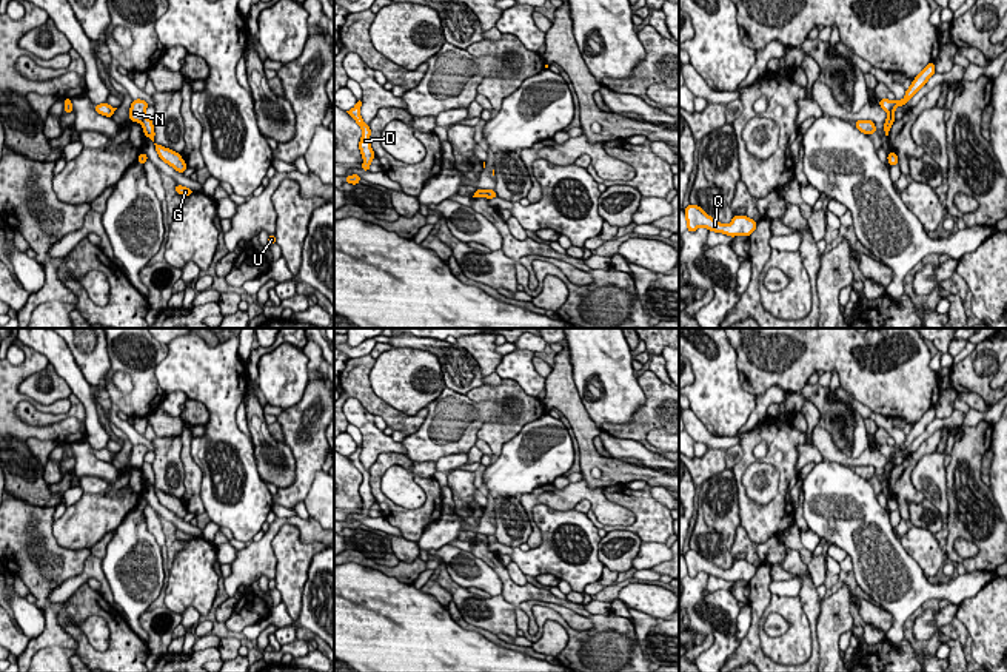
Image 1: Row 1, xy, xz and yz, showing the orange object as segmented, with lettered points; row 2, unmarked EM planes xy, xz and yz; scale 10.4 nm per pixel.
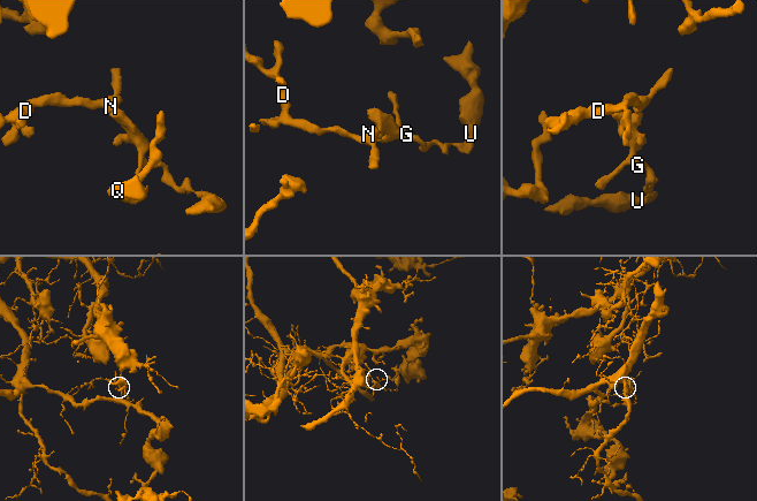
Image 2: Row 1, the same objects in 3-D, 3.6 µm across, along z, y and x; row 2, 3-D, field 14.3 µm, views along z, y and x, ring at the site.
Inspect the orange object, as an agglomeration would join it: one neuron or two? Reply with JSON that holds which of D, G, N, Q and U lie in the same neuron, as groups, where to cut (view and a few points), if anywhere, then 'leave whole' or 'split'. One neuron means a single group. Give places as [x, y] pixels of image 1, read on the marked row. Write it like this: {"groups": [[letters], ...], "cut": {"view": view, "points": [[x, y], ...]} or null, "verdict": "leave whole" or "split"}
{"groups": [["D", "N", "Q"], ["G", "U"]], "cut": {"view": "xy", "points": [[145, 117], [140, 122]]}, "verdict": "split"}

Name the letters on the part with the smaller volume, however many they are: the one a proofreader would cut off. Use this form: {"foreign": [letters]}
{"foreign": ["G", "U"]}

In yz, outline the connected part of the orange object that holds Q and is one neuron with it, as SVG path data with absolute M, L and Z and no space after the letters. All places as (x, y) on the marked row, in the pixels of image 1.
M690 203L685 210L687 230L694 233L699 227L705 227L707 230L724 233L727 236L747 236L756 230L756 222L747 216L733 216L733 220L728 225L716 222L710 217L702 207L696 207Z

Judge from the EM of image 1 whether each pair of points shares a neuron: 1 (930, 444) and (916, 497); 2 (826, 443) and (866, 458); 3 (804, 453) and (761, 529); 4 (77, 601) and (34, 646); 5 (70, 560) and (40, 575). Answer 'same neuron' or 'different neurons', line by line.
1: same neuron
2: same neuron
3: different neurons
4: different neurons
5: same neuron

